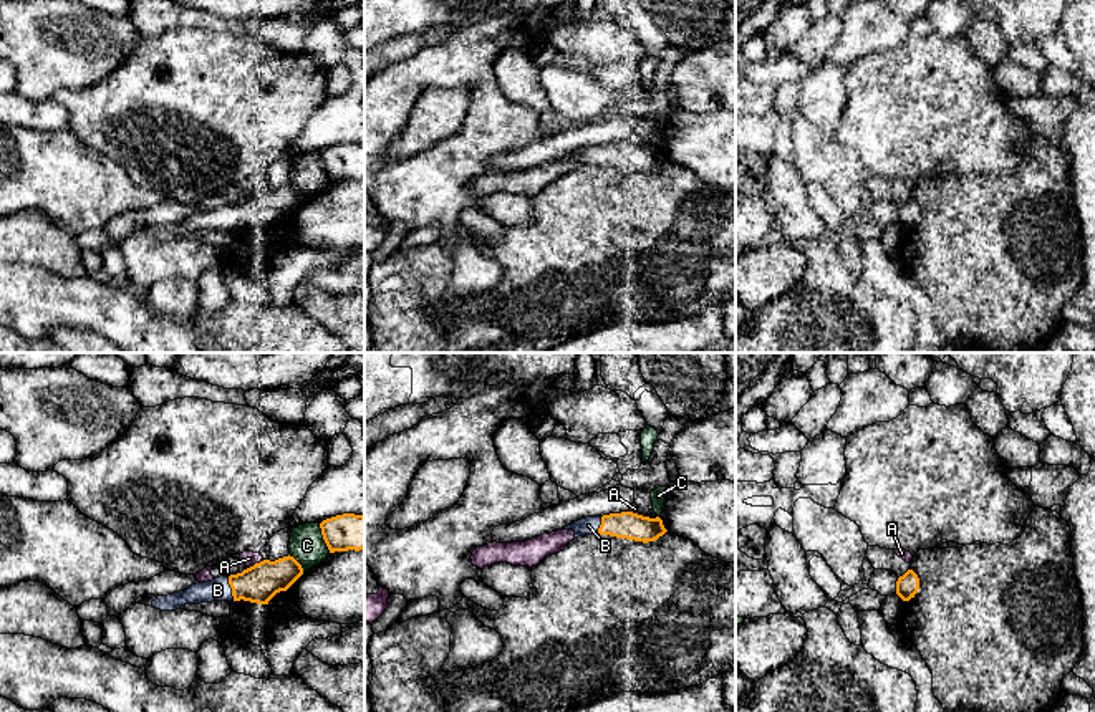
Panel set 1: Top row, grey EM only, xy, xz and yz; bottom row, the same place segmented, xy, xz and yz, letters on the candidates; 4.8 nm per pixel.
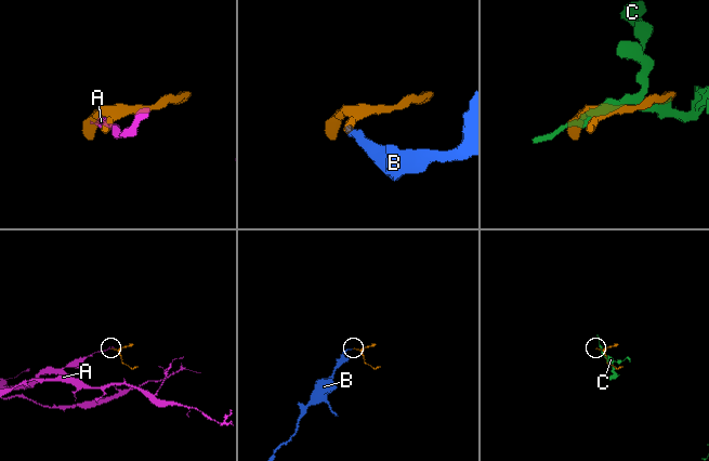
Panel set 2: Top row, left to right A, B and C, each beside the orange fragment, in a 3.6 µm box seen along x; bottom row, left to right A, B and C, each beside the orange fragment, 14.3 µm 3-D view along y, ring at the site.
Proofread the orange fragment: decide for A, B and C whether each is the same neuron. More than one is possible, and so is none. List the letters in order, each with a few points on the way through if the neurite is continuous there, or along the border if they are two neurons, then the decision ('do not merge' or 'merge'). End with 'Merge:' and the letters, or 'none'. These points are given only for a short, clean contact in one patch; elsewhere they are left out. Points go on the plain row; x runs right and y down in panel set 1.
A: do not merge
B: merge
C: do not merge
Merge: B

